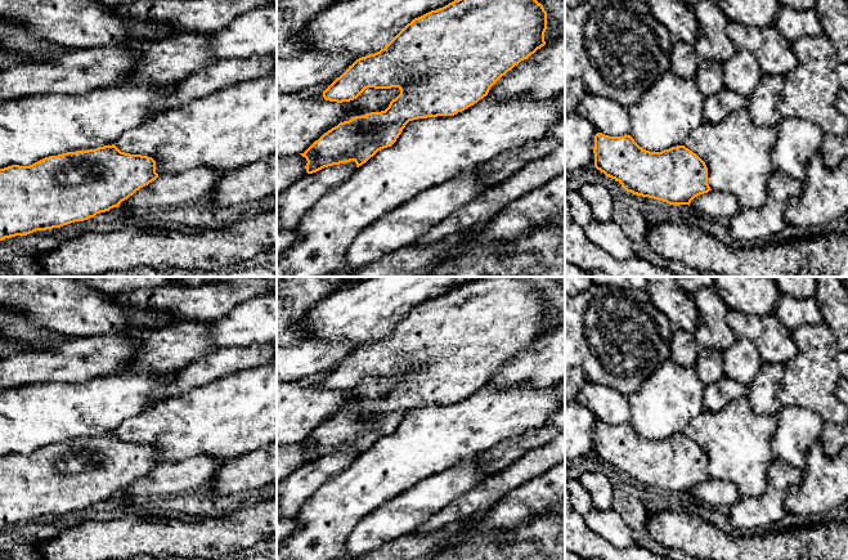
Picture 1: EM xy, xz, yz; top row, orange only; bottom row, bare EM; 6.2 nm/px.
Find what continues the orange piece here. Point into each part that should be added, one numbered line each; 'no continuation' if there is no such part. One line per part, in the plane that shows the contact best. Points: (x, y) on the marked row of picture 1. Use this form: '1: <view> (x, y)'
no continuation

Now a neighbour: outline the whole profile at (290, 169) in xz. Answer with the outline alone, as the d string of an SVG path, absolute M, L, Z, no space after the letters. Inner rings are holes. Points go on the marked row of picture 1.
M300 153L277 157L277 196L308 175L306 163L306 158Z

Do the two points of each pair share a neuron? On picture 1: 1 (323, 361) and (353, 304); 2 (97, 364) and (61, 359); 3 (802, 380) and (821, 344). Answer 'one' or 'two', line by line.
1: two
2: one
3: one

